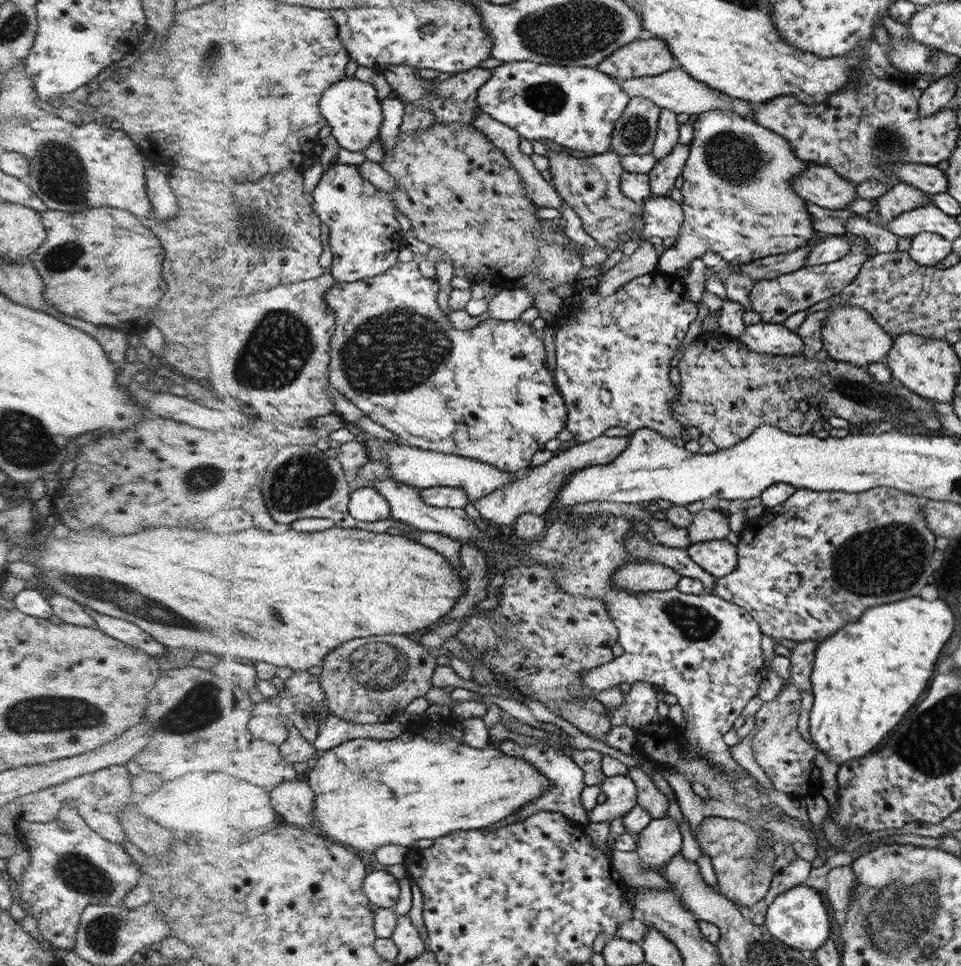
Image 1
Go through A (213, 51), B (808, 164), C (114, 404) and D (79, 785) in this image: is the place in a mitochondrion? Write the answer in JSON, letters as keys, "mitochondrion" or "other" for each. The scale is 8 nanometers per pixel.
{"A":"mitochondrion","B":"other","C":"other","D":"other"}

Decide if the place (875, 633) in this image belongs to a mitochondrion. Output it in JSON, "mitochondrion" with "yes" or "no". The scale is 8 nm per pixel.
{"mitochondrion":"no"}

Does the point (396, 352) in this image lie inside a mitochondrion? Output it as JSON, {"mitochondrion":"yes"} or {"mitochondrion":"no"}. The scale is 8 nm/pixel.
{"mitochondrion":"yes"}

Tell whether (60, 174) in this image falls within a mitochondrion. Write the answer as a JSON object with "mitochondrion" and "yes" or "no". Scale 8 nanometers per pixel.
{"mitochondrion":"yes"}

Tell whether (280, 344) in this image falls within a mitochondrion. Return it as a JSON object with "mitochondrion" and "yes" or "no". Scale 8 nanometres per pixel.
{"mitochondrion":"yes"}

